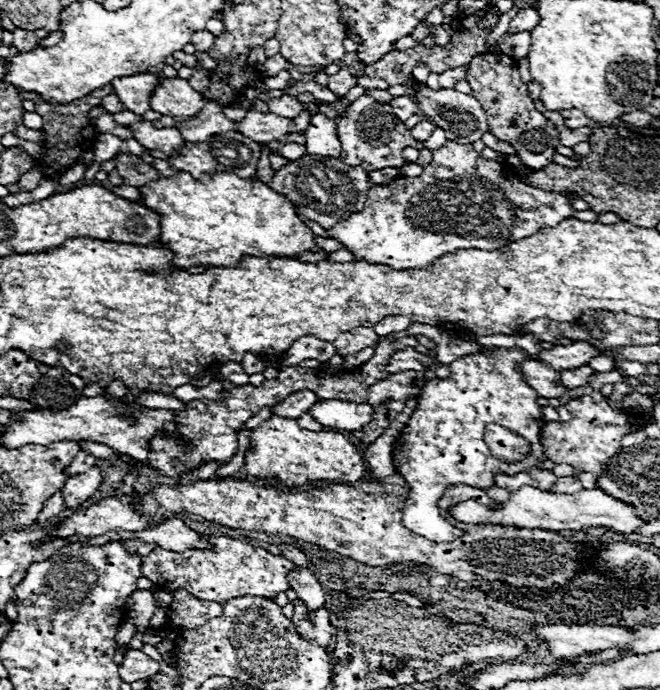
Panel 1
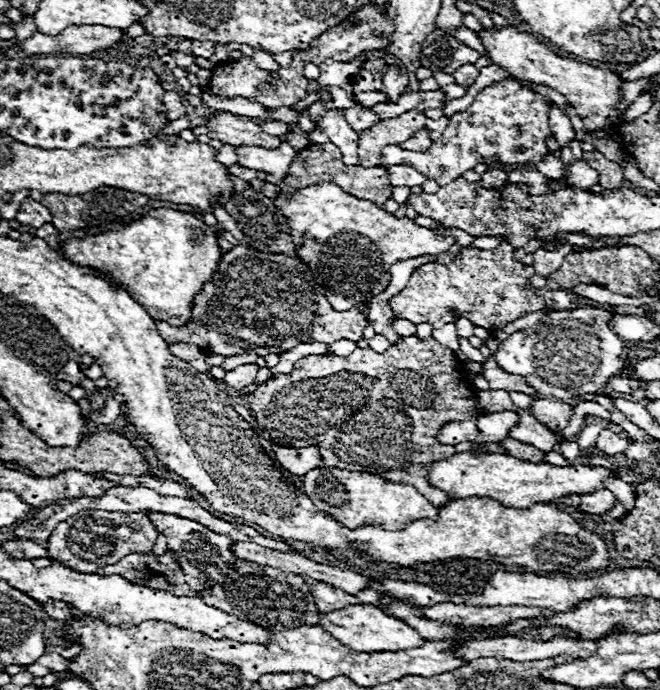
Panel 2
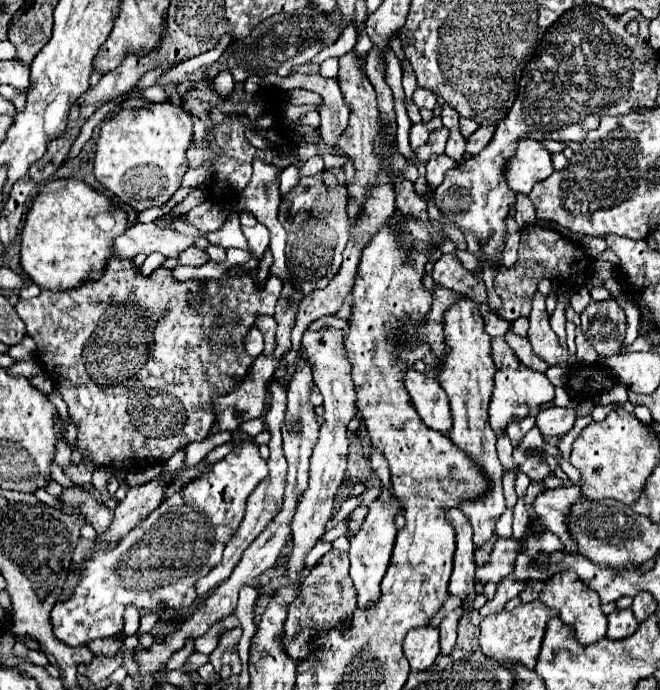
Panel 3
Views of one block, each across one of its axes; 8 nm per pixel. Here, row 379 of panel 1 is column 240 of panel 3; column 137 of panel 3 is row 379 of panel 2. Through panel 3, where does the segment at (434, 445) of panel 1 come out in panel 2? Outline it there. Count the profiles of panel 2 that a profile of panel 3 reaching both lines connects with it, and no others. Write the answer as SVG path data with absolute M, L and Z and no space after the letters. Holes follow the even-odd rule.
M588 304L574 310L548 312L536 326L514 332L504 340L496 352L496 362L502 370L524 376L540 396L574 398L578 394L600 392L610 376L624 370L620 360L624 346L612 332L610 320L612 312Z

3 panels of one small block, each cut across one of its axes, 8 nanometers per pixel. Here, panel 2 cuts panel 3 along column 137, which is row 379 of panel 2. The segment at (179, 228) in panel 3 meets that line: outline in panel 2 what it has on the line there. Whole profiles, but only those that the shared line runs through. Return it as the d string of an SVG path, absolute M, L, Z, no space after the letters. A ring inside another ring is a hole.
M244 364L244 366L236 366L234 370L226 372L224 376L224 382L230 384L232 388L246 388L250 384L254 384L256 380L256 374L258 374L258 364Z

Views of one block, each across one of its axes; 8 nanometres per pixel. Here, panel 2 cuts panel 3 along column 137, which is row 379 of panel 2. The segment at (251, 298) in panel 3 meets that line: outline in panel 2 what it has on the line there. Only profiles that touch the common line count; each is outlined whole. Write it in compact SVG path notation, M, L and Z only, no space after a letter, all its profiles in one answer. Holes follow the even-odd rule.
M406 336L378 354L372 348L356 348L350 356L306 356L296 362L290 374L276 374L260 384L244 402L252 410L258 428L266 440L280 446L318 444L324 464L350 468L356 472L374 472L386 480L410 484L422 492L432 504L446 506L454 498L434 488L428 480L428 468L436 460L448 460L456 454L454 446L438 442L436 434L442 424L464 422L480 416L476 392L470 388L464 370L454 352L434 338L418 340Z

